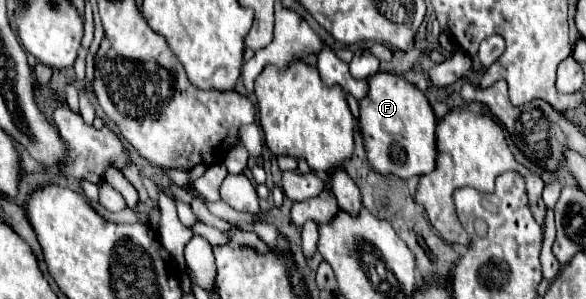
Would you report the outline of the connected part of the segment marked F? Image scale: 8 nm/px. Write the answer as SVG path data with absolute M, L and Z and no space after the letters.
M375 73L369 77L369 93L359 103L363 141L373 169L393 173L401 179L419 177L435 169L437 163L437 119L425 97L415 85L393 73Z

